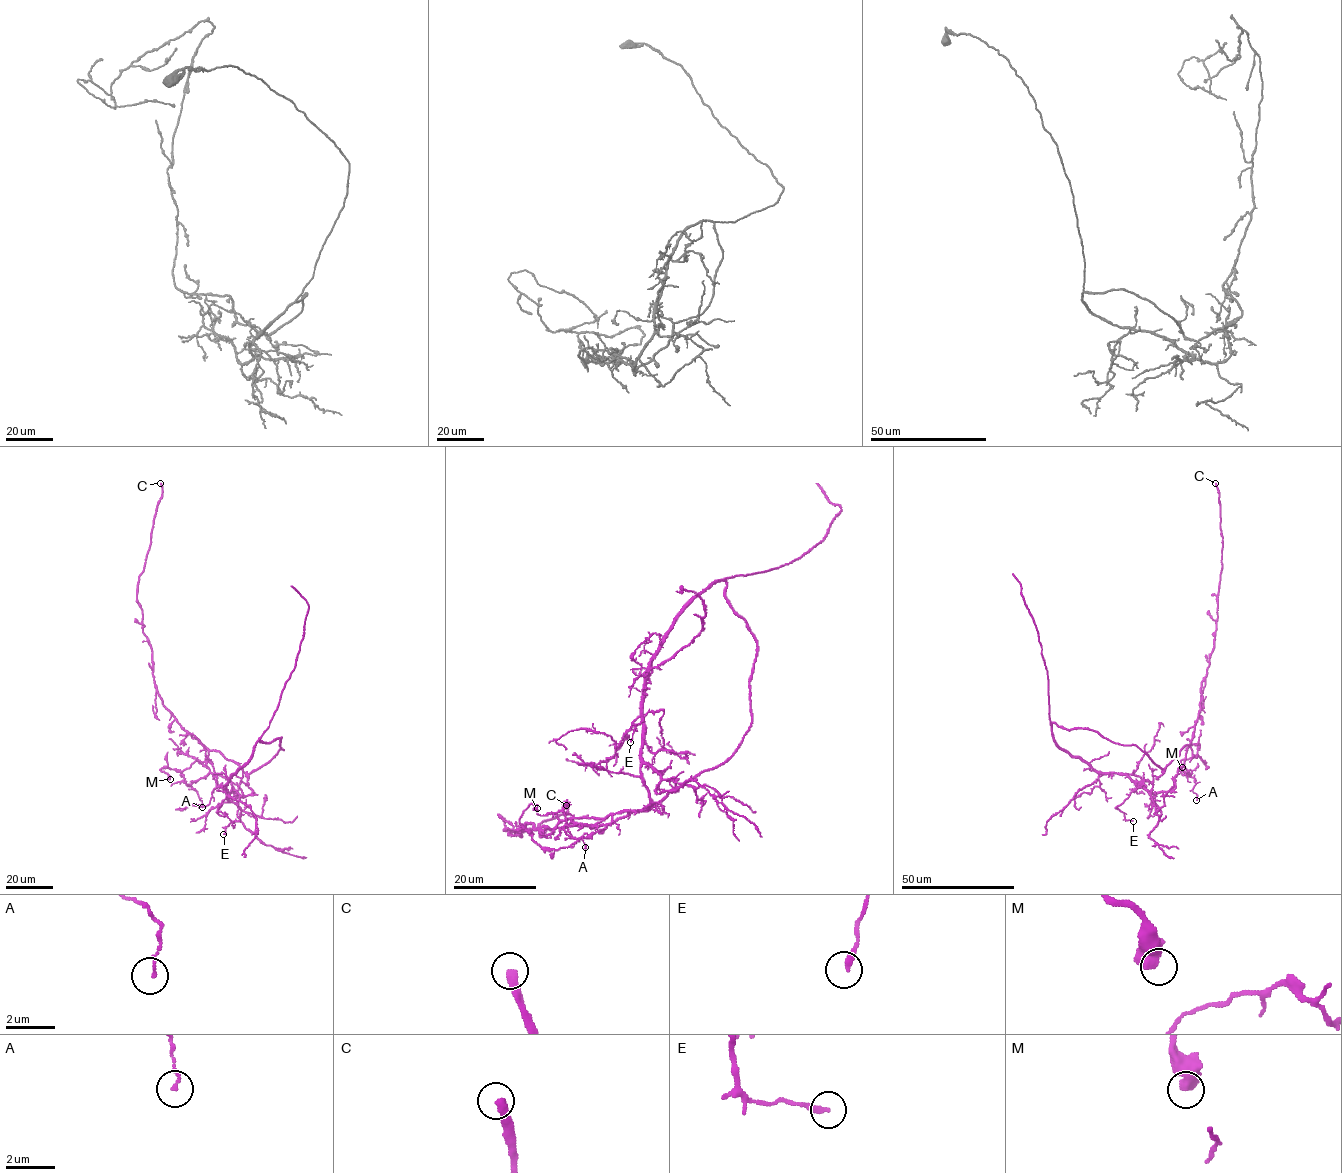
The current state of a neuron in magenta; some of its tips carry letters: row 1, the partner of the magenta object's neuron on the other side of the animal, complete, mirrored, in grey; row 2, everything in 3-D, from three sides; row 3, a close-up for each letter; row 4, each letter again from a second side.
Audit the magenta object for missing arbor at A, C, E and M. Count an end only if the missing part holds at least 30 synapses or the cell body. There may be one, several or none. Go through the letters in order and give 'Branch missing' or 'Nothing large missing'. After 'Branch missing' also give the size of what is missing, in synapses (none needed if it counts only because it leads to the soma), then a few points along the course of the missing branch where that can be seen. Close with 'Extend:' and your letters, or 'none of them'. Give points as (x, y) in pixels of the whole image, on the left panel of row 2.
A: Nothing large missing
C: Branch missing. Roughly 140 synapses. Course of what is missing: (160, 483), (150, 458), (156, 462), (120, 547), (92, 546), (85, 539), (98, 520), (97, 488)
E: Nothing large missing
M: Nothing large missing
Extend: C

